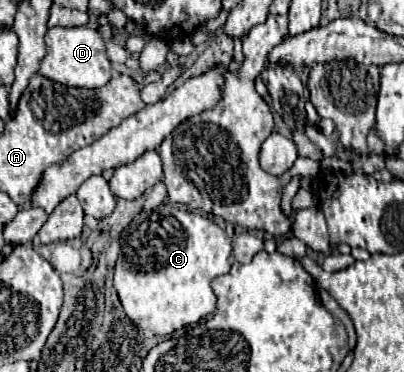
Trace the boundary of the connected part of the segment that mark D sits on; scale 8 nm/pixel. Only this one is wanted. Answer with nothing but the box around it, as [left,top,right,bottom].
[41,26,113,88]

